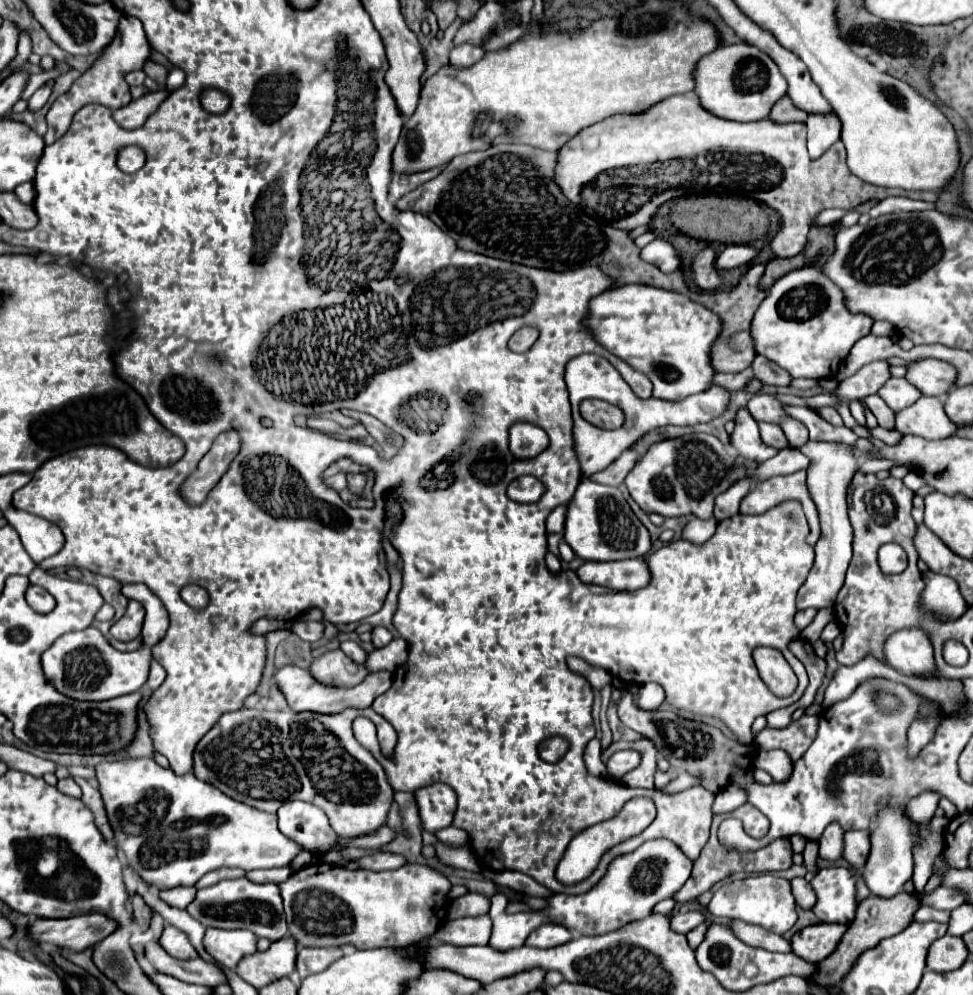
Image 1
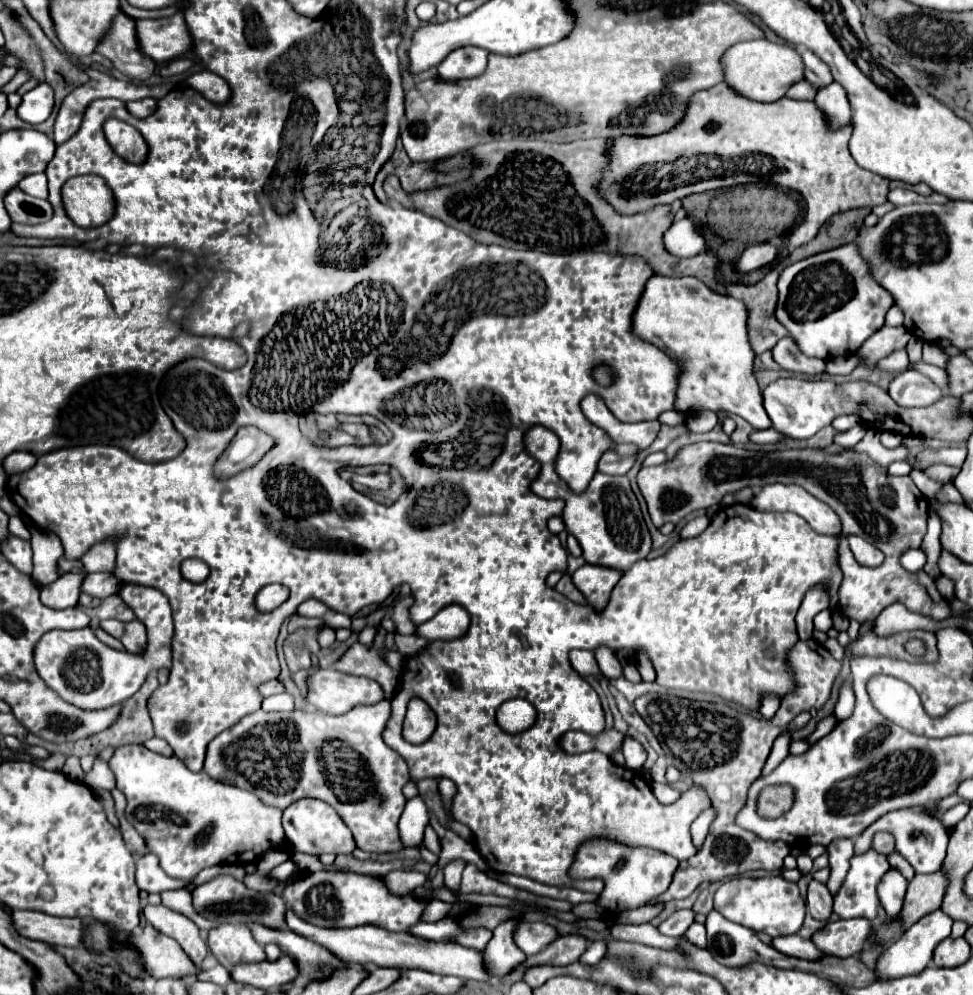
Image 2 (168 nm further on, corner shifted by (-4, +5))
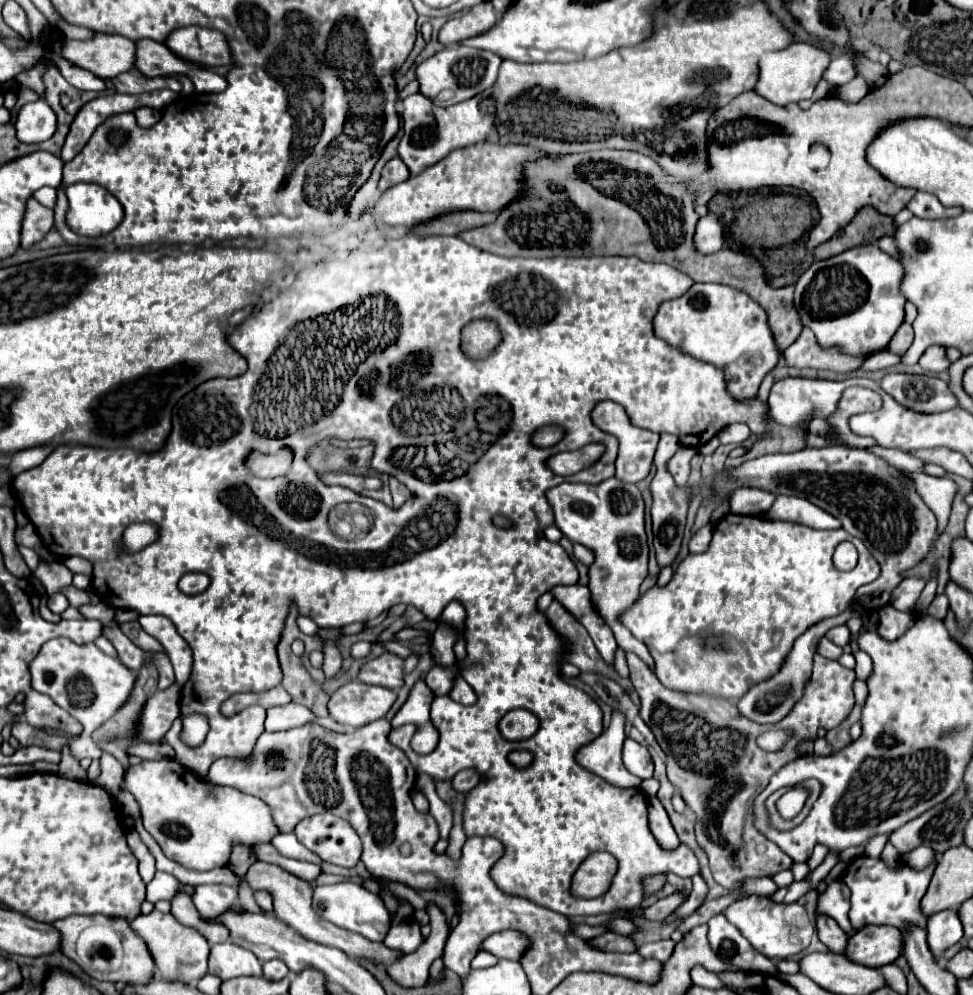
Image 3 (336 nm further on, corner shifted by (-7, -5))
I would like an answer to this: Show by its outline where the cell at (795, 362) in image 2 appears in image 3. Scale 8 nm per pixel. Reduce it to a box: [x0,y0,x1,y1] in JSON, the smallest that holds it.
[783,329,863,373]

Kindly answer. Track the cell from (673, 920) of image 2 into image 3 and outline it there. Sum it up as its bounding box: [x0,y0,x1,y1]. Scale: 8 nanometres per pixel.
[637,939,675,961]

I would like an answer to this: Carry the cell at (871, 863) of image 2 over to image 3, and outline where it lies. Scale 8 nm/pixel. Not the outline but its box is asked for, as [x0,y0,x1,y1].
[843,855,937,931]

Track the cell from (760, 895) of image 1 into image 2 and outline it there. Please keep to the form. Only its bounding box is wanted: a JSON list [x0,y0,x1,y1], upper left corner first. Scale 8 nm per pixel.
[714,877,806,937]

